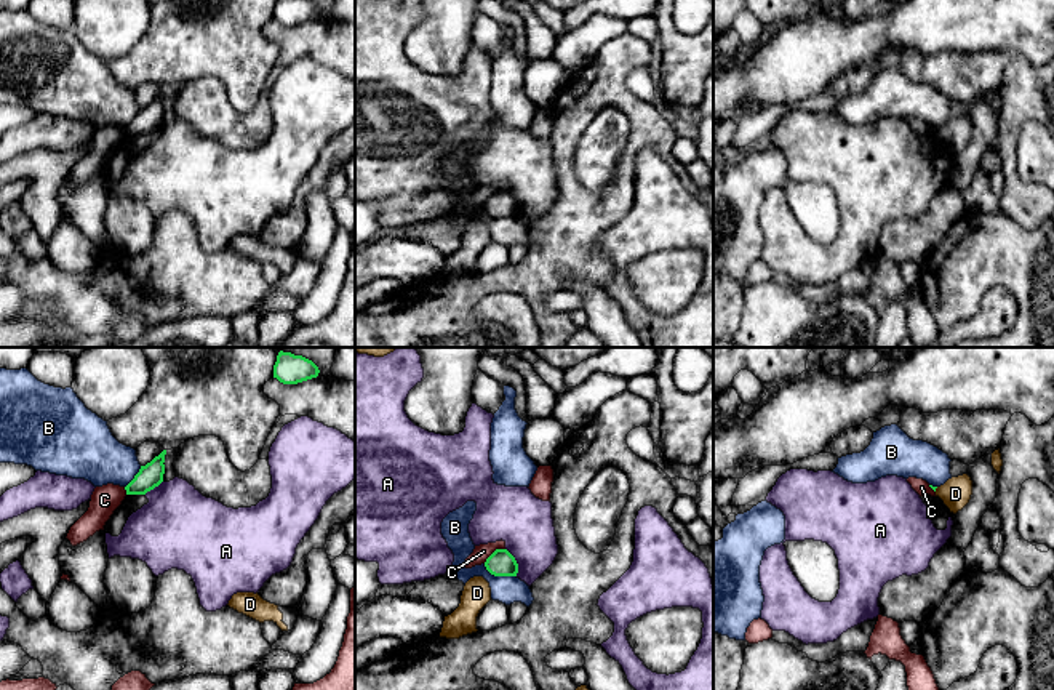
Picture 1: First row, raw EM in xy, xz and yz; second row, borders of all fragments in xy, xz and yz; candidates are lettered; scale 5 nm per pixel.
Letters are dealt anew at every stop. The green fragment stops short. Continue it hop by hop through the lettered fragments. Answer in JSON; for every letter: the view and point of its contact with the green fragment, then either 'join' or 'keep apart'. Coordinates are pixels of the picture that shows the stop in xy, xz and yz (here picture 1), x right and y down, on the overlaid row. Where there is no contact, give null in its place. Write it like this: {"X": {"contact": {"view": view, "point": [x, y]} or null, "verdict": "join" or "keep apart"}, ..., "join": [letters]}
{"A": {"contact": {"view": "xz", "point": [515, 562]}, "verdict": "keep apart"}, "B": {"contact": {"view": "xz", "point": [499, 575]}, "verdict": "keep apart"}, "C": {"contact": {"view": "xz", "point": [493, 553]}, "verdict": "keep apart"}, "D": {"contact": {"view": "yz", "point": [936, 487]}, "verdict": "keep apart"}, "join": []}

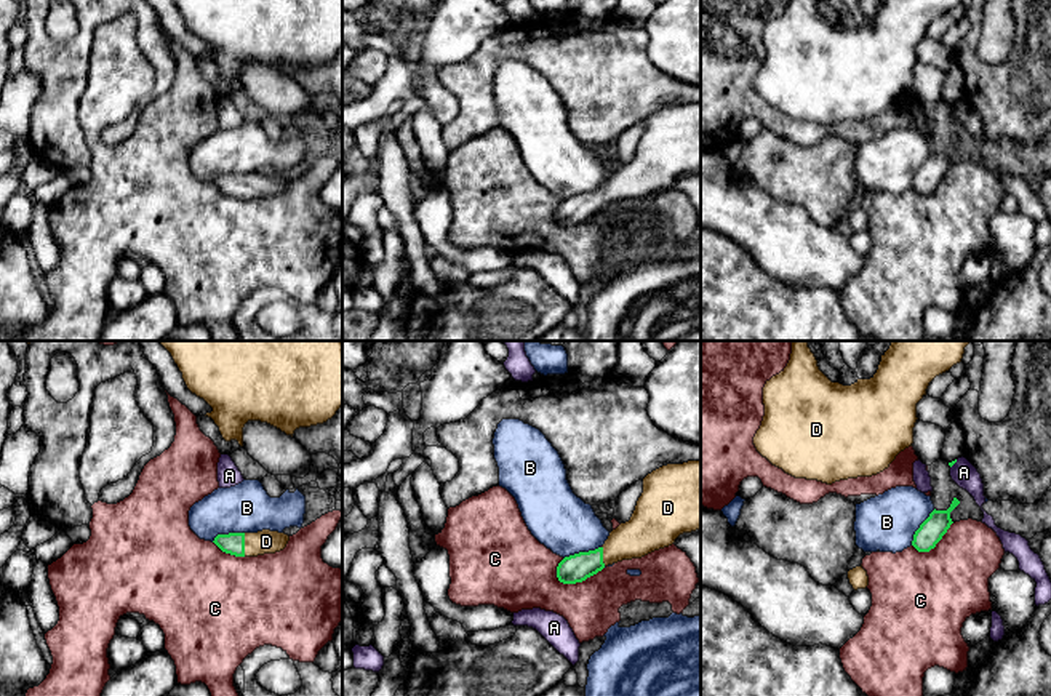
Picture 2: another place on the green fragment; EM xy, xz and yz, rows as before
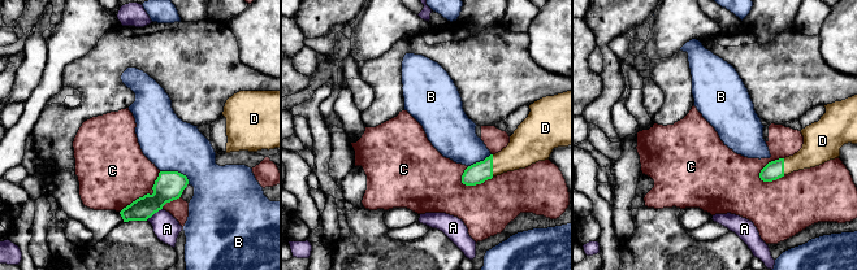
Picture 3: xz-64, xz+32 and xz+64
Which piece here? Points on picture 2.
{"A": {"contact": {"view": "yz", "point": [954, 463]}, "verdict": "keep apart"}, "B": {"contact": {"view": "xz", "point": [581, 552]}, "verdict": "keep apart"}, "C": {"contact": {"view": "xz", "point": [579, 581]}, "verdict": "keep apart"}, "D": {"contact": {"view": "xy", "point": [243, 544]}, "verdict": "join"}, "join": ["D"]}

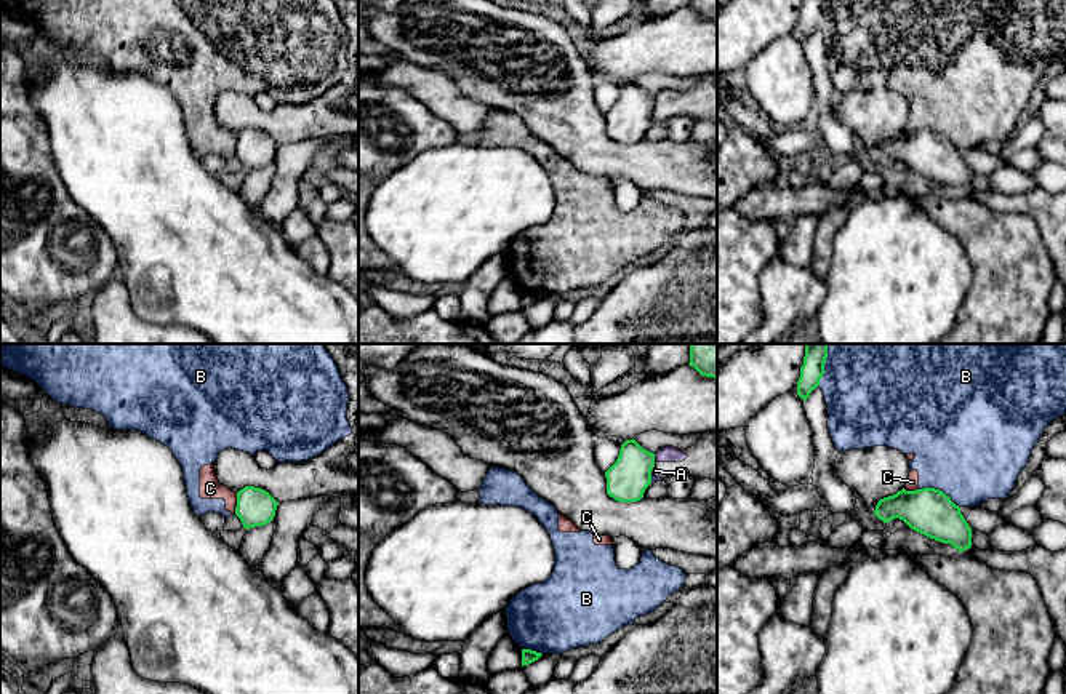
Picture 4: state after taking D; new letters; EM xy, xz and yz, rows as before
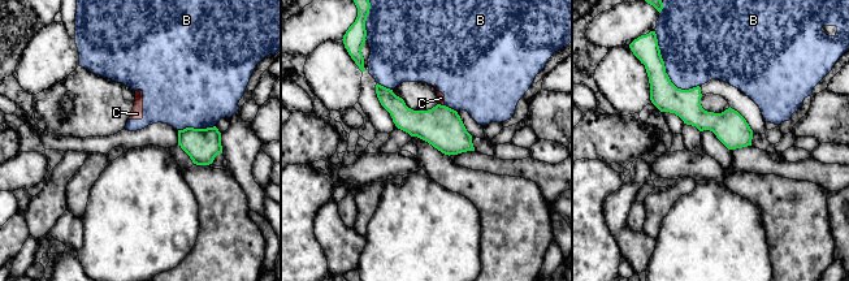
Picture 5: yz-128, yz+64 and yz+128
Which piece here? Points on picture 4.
{"A": {"contact": {"view": "xz", "point": [653, 458]}, "verdict": "keep apart"}, "B": {"contact": {"view": "yz", "point": [938, 490]}, "verdict": "keep apart"}, "C": {"contact": {"view": "xy", "point": [237, 504]}, "verdict": "keep apart"}, "join": []}

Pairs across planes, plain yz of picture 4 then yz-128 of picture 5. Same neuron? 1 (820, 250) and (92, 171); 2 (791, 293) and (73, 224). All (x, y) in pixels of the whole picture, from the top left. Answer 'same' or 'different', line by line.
1: same
2: same

